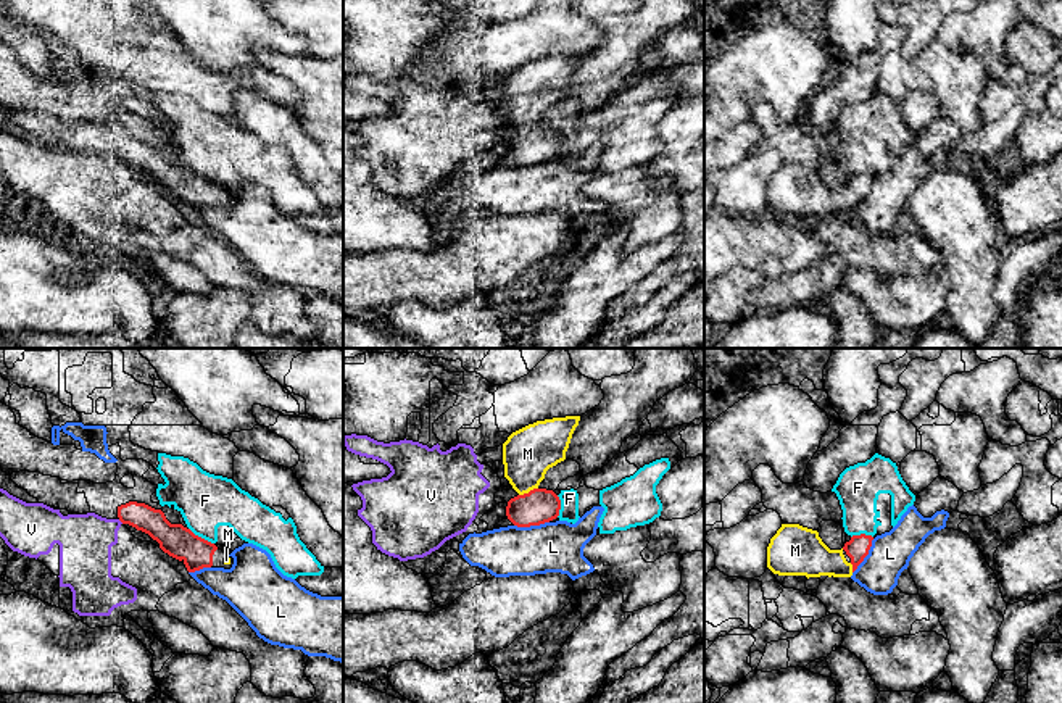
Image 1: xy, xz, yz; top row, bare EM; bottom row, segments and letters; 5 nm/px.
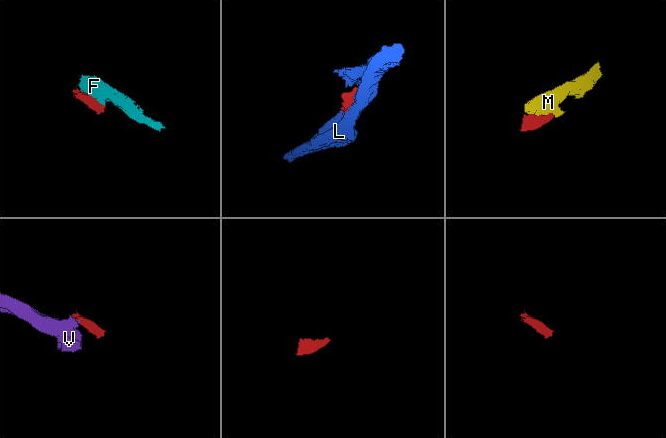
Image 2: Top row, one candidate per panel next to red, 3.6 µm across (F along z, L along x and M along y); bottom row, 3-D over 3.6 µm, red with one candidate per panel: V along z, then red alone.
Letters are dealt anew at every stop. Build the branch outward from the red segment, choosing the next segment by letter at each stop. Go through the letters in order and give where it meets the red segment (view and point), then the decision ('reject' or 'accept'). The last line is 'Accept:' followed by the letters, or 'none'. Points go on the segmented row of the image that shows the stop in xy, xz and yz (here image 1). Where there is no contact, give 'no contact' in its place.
F: xy (200, 537) | reject
L: xz (530, 524) | reject
M: xz (529, 492) | accept
V: xy (121, 521) | reject
Accept: M

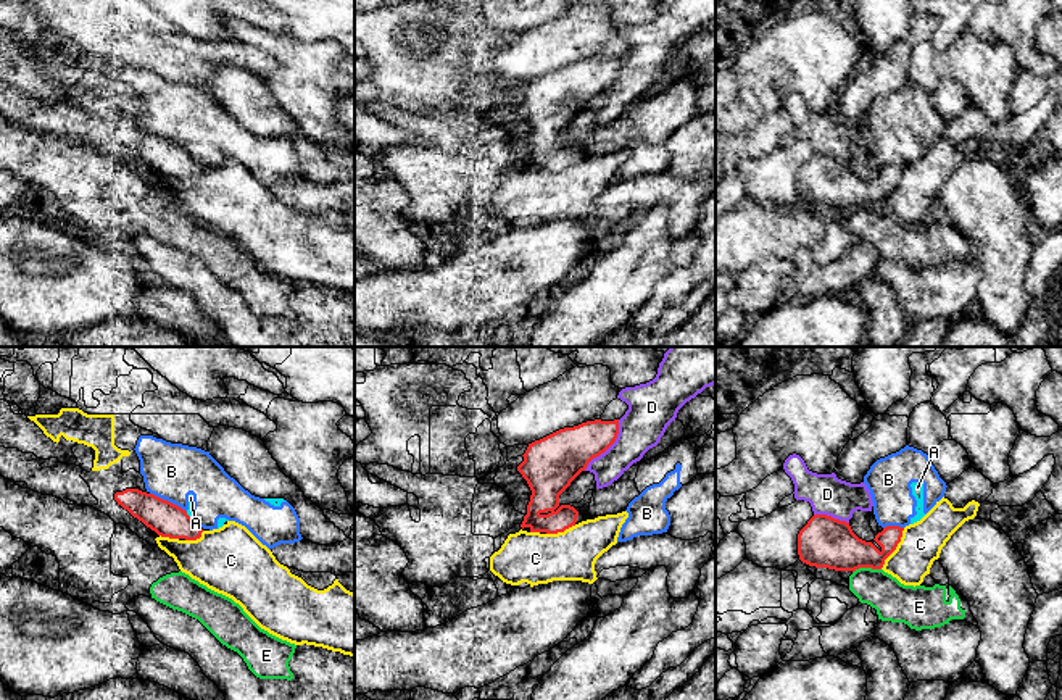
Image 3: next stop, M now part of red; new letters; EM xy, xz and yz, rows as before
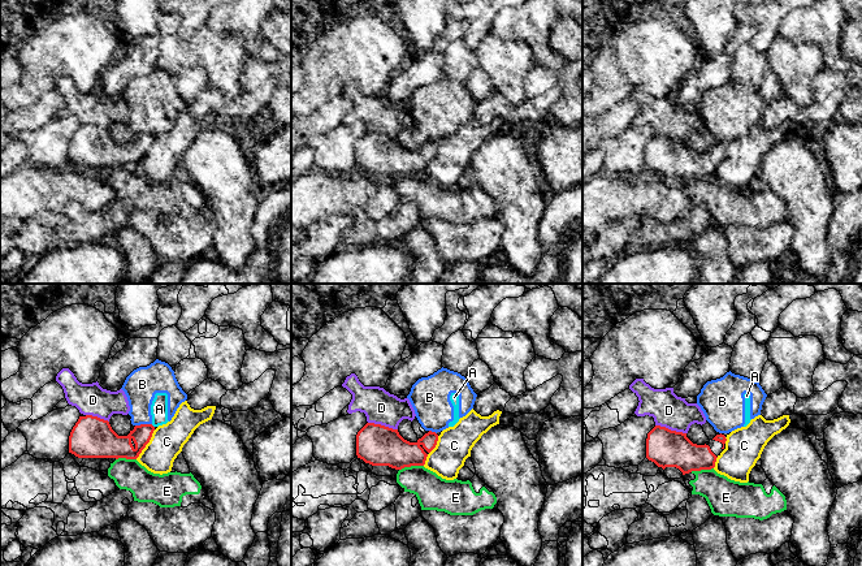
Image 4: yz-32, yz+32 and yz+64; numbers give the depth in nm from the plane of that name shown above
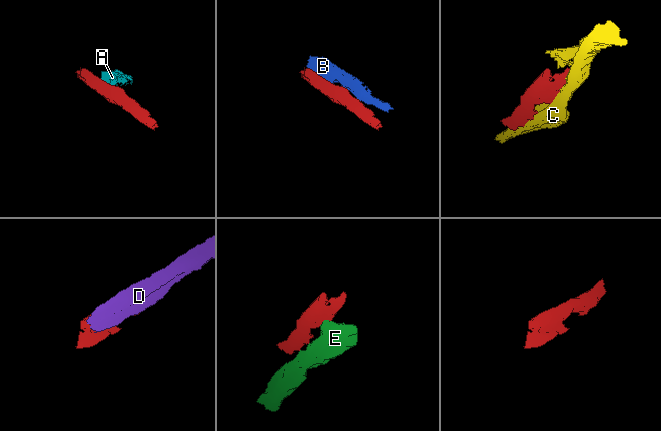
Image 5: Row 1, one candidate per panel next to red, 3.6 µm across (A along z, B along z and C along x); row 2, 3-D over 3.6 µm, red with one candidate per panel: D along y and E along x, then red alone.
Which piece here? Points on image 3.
A: xy (189, 516) | reject
B: xy (166, 500) | reject
C: yz (895, 549) | reject
D: xz (608, 447) | reject
E: yz (866, 566) | reject
Accept: none

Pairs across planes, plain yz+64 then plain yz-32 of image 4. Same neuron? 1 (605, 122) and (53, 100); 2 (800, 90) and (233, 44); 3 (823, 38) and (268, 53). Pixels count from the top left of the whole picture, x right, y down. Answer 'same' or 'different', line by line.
1: same
2: same
3: same

